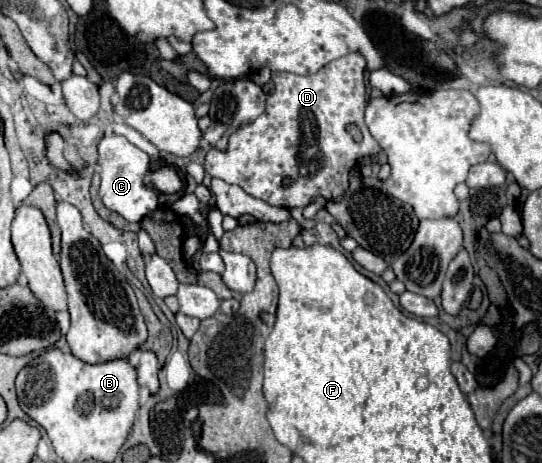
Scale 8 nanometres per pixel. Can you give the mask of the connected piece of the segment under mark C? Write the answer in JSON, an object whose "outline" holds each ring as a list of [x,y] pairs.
{"outline":[[[106,135],[98,143],[98,167],[100,167],[100,199],[104,205],[122,215],[130,223],[140,223],[150,211],[158,209],[158,195],[144,187],[142,179],[150,167],[150,155],[140,151],[128,139],[120,135]]]}

